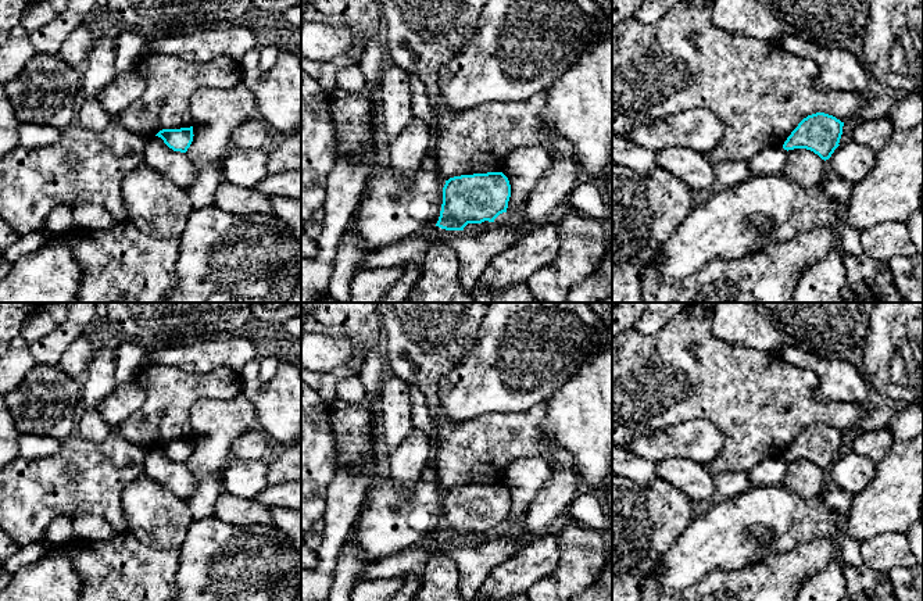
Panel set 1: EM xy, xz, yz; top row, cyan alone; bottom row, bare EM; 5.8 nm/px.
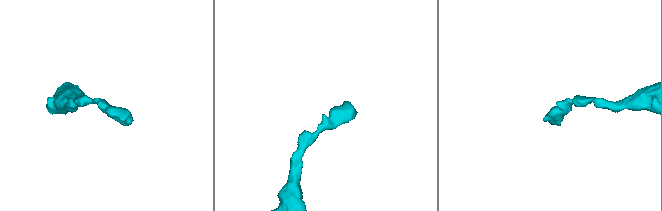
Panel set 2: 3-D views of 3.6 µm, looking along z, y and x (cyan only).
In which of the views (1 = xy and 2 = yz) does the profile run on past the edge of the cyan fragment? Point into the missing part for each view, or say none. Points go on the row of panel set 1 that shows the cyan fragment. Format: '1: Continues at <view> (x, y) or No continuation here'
1: No continuation here
2: No continuation here

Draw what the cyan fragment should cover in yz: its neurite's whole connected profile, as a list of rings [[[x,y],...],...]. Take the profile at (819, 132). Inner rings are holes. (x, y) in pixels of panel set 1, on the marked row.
[[[824,112],[808,115],[787,137],[783,149],[806,149],[826,161],[840,146],[842,126],[844,122]]]

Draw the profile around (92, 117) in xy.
[[[97,99],[85,100],[78,112],[78,126],[90,132],[103,132],[115,121]]]

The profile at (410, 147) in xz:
[[[412,117],[405,129],[390,142],[389,165],[398,176],[412,180],[432,146],[433,136],[429,126]]]

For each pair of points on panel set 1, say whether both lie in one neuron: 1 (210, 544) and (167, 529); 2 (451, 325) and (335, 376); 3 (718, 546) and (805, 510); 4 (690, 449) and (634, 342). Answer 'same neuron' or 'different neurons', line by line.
1: different neurons
2: different neurons
3: same neuron
4: different neurons

